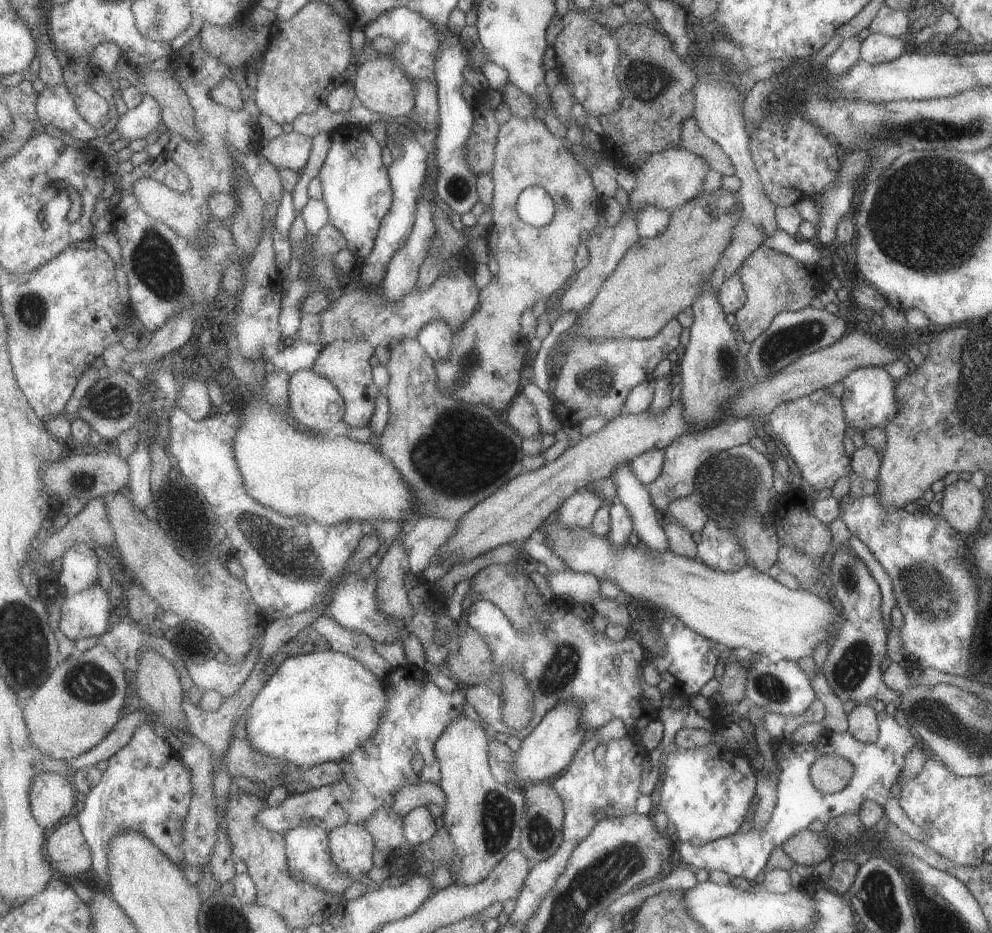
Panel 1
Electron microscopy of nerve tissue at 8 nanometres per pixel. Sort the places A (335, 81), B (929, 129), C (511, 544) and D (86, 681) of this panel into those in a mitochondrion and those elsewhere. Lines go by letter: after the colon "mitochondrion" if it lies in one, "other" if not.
A: other
B: mitochondrion
C: other
D: mitochondrion

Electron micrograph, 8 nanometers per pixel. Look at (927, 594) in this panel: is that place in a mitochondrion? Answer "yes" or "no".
yes

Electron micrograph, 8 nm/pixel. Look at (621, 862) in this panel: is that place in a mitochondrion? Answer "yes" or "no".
yes

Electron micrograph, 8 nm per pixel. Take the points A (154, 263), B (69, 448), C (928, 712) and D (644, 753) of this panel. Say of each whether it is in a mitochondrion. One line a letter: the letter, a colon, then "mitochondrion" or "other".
A: mitochondrion
B: other
C: mitochondrion
D: other

